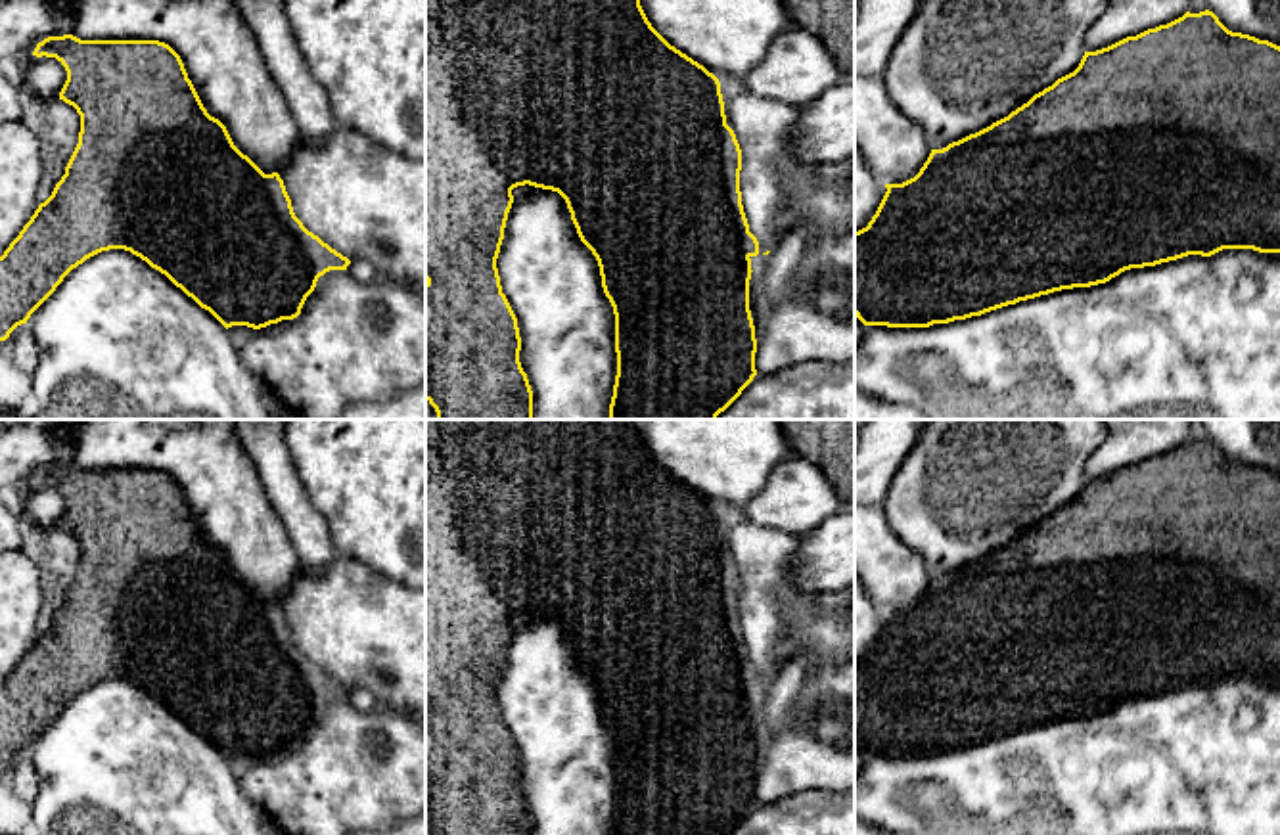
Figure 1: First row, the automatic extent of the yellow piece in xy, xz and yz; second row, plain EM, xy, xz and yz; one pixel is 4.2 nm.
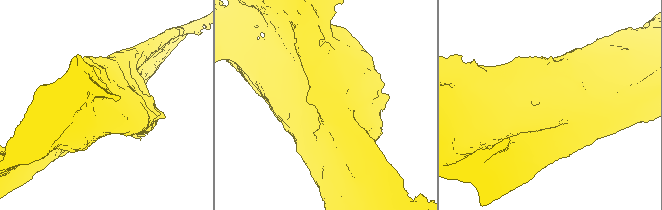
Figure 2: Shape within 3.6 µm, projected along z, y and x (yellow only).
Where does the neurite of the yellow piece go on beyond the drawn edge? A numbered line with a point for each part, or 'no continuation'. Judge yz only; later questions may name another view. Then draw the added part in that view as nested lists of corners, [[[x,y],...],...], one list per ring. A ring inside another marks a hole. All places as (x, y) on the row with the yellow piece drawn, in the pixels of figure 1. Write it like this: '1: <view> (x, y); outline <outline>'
no continuation

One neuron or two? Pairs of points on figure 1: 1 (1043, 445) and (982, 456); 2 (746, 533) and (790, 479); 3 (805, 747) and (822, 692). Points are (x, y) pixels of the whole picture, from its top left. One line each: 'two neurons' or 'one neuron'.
1: one neuron
2: two neurons
3: one neuron

